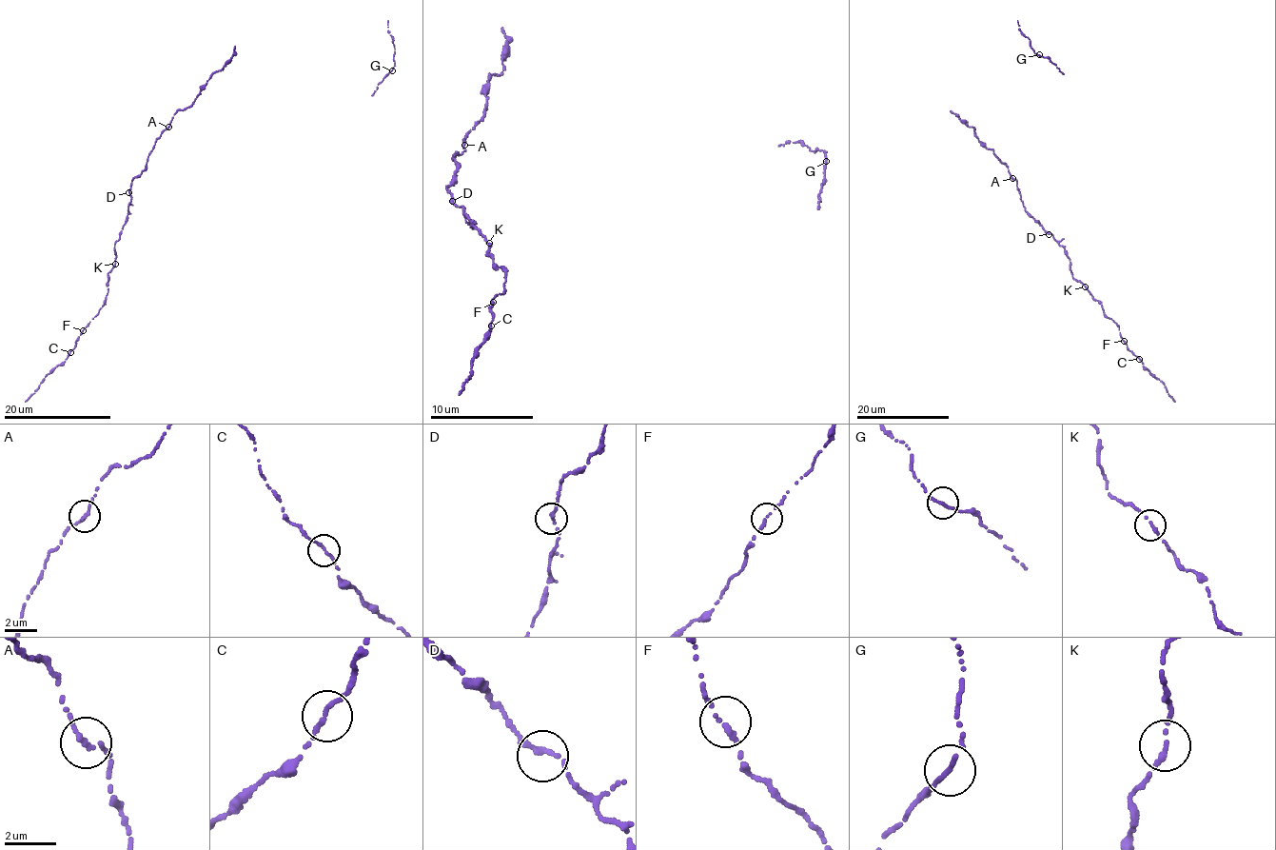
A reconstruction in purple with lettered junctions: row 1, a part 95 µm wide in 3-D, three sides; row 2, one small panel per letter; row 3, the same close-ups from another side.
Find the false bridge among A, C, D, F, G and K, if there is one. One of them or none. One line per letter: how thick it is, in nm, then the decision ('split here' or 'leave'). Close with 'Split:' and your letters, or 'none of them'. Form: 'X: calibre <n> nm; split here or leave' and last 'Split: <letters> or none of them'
A: calibre 180 nm; leave
C: calibre 190 nm; leave
D: calibre 200 nm; leave
F: calibre 190 nm; leave
G: calibre 190 nm; leave
K: calibre 190 nm; leave
Split: none of them

